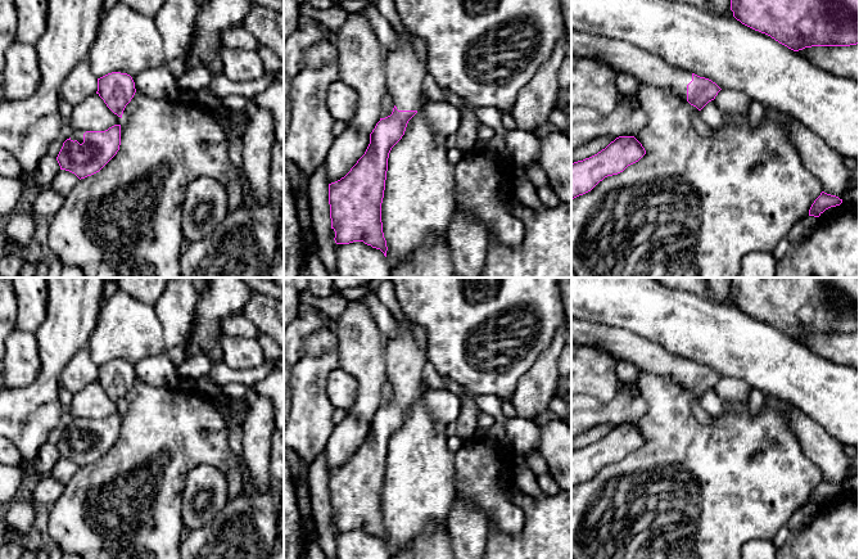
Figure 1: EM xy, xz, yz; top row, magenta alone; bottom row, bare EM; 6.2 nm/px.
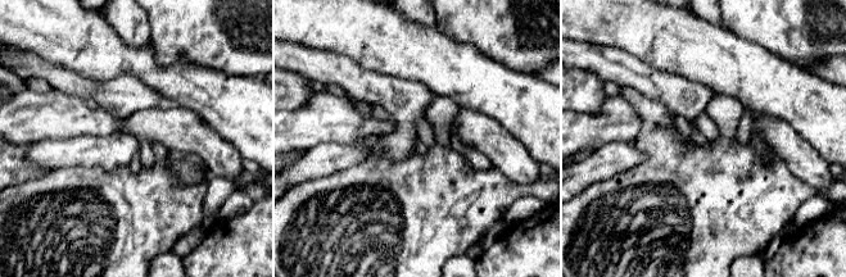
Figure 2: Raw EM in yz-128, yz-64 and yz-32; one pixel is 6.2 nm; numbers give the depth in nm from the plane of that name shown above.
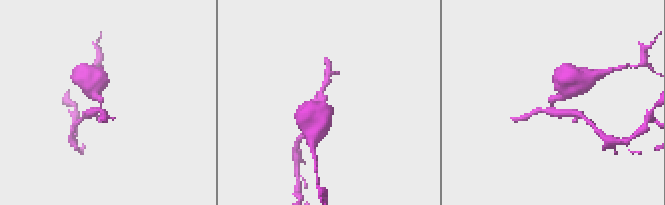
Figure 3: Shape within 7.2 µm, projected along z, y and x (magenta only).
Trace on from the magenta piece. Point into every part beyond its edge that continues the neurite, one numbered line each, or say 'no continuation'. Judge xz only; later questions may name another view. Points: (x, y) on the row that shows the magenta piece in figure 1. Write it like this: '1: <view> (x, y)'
1: xz (405, 72)

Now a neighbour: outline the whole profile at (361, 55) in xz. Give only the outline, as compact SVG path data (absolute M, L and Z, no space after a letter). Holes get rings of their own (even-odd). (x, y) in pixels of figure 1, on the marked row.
M363 10L351 13L340 30L331 33L339 50L340 81L358 95L354 116L347 122L362 134L371 134L381 118L383 98L388 93L386 50L376 37Z

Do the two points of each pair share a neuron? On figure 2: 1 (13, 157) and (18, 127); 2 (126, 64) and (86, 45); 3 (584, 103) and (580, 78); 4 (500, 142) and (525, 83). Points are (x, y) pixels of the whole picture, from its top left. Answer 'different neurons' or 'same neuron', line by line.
1: different neurons
2: same neuron
3: same neuron
4: different neurons

